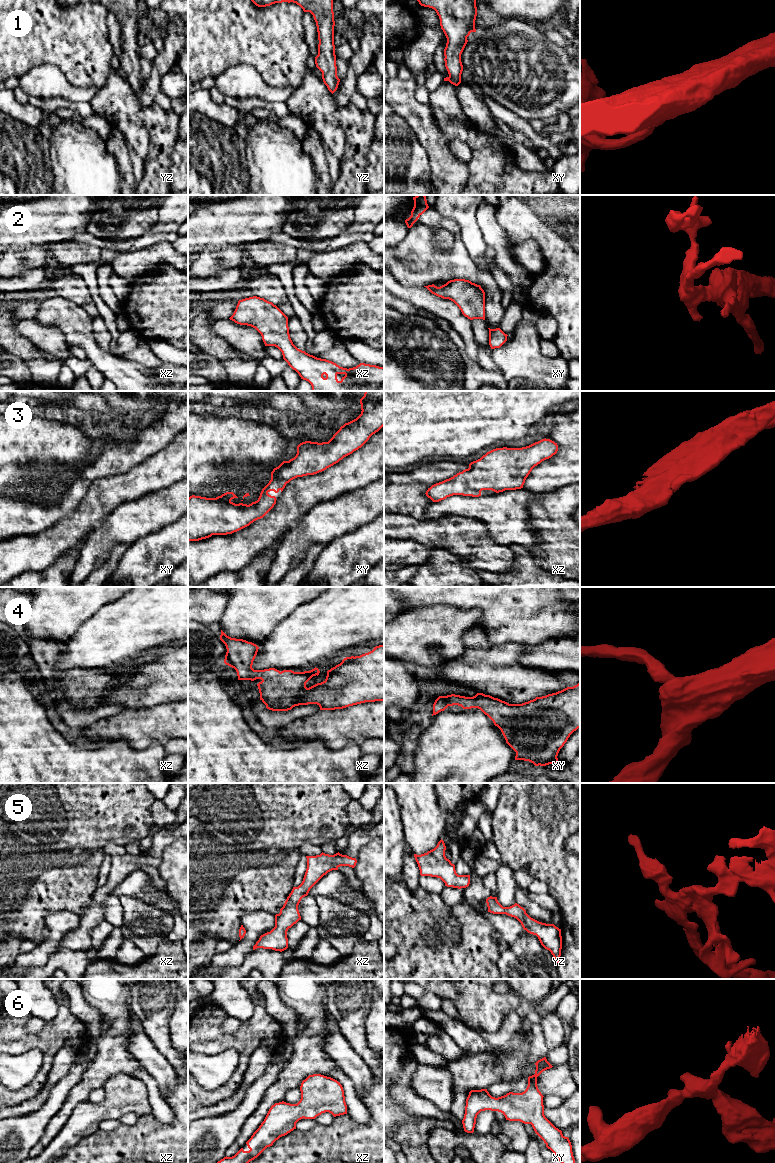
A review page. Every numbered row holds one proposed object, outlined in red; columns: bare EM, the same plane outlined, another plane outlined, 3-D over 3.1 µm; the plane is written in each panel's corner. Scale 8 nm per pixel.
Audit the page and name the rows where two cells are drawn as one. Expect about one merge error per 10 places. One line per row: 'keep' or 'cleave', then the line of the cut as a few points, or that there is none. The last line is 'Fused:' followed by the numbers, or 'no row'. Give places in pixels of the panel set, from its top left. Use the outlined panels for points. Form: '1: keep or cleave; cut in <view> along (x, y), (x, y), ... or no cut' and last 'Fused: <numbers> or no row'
1: keep; no cut
2: keep; no cut
3: keep; no cut
4: keep; no cut
5: keep; no cut
6: keep; no cut
Fused: no row

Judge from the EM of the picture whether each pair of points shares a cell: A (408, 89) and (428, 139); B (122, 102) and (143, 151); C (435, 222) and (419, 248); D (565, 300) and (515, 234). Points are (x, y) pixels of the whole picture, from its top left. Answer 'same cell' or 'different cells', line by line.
A: same cell
B: same cell
C: different cells
D: same cell

